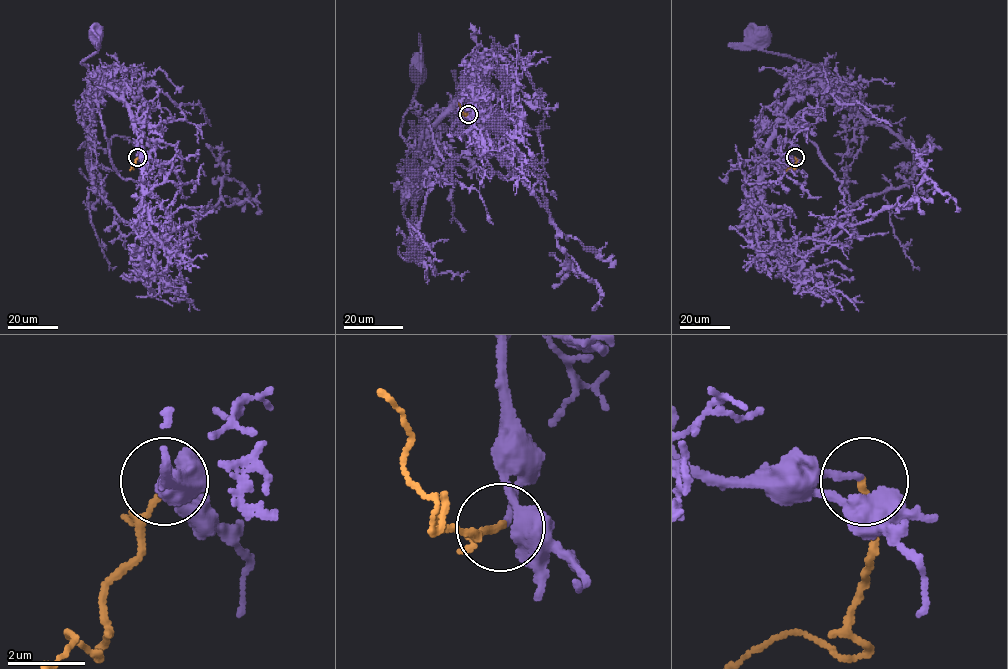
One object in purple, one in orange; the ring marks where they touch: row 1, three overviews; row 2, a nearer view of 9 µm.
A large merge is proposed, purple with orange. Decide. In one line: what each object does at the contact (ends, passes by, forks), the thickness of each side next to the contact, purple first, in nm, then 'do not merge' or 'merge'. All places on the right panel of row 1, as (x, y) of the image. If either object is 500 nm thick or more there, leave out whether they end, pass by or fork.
purple ends there; orange ends there; 160 nm thick on the purple side, 170 nm on the other; merge

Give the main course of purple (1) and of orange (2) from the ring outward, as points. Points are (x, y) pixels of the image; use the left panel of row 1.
1: (138, 157), (140, 147), (127, 105), (97, 85), (81, 63), (97, 50), (94, 35)
2: (138, 157), (129, 170)

